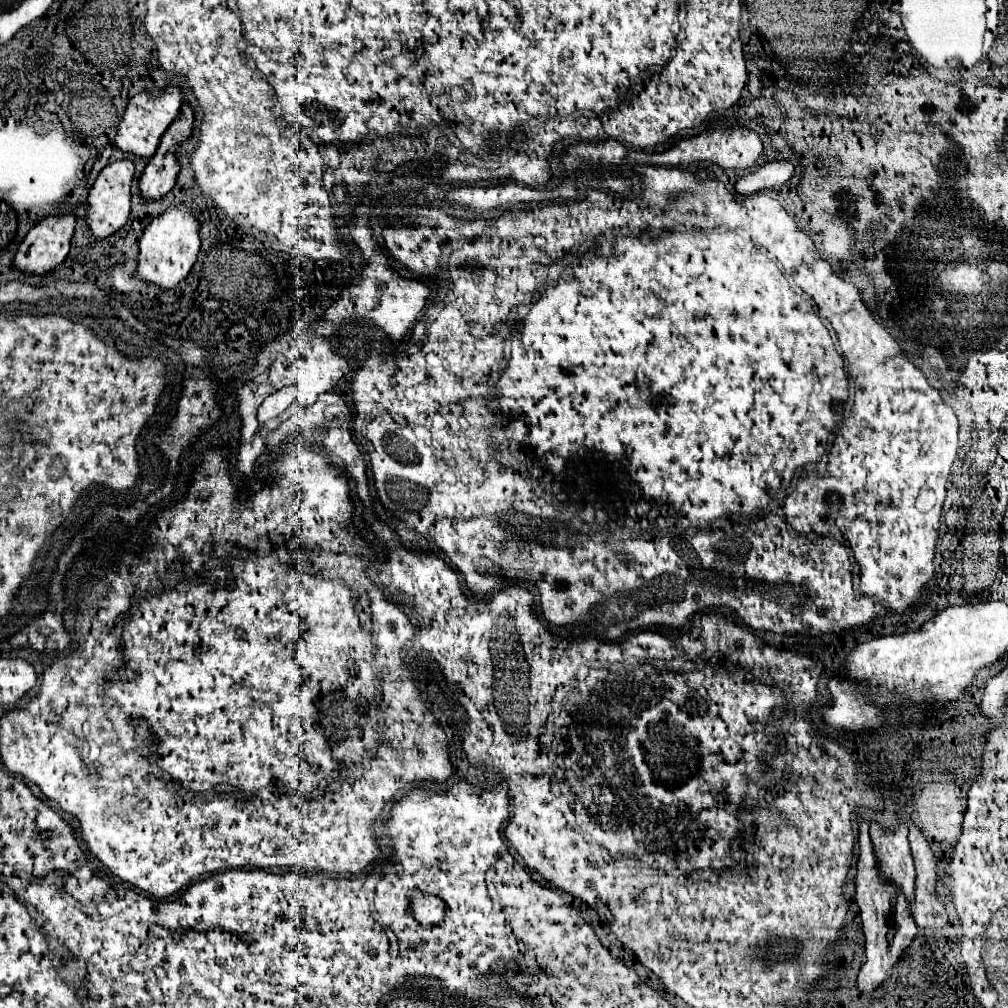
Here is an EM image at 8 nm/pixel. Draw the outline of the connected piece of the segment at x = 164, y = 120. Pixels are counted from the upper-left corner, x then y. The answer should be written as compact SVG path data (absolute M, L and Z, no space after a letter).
M169 85L163 93L151 93L151 91L143 91L139 95L135 95L125 111L125 117L119 125L117 137L115 137L115 145L123 151L141 155L141 157L151 157L155 153L155 149L159 147L159 141L163 137L163 133L167 131L167 127L175 121L175 117L181 113L181 103L183 103L183 91L175 85Z

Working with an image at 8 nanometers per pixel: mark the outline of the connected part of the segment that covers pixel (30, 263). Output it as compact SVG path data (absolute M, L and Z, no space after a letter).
M73 213L45 217L21 241L13 265L39 275L59 267L69 253L75 225L77 217Z

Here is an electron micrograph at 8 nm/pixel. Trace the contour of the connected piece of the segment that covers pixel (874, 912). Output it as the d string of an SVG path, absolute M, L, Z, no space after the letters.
M857 819L857 823L859 823L859 859L857 859L857 875L855 875L855 903L859 905L861 925L867 939L865 943L867 961L859 971L857 985L861 991L873 991L885 981L885 977L891 975L893 965L901 959L905 947L917 935L917 925L911 917L911 911L905 909L905 897L901 897L901 893L897 893L893 885L885 885L885 881L881 881L881 871L877 869L877 857L873 857L869 825L863 819Z

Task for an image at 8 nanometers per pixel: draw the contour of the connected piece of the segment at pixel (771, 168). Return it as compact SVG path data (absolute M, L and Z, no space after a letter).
M769 161L759 171L743 175L735 183L735 189L741 195L751 195L755 191L763 191L763 189L769 189L775 185L783 185L791 179L791 175L793 175L793 165L789 161Z

